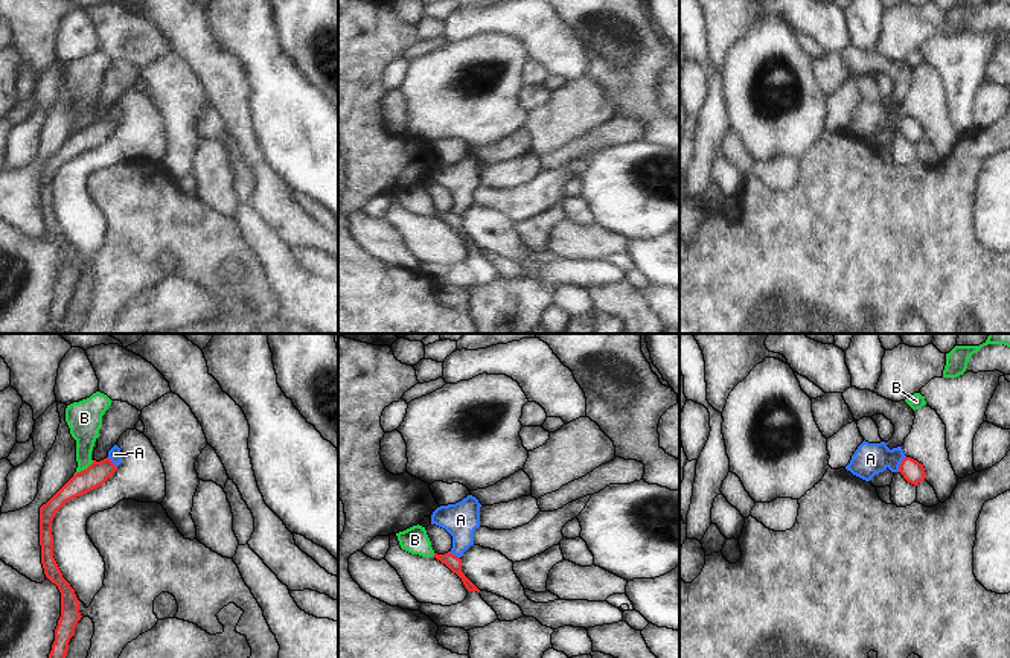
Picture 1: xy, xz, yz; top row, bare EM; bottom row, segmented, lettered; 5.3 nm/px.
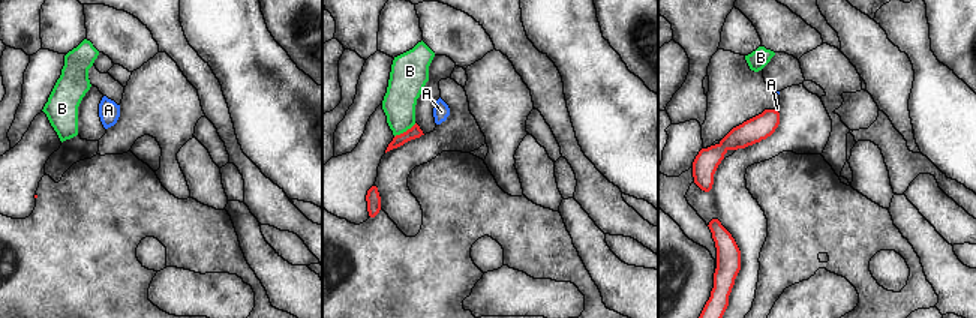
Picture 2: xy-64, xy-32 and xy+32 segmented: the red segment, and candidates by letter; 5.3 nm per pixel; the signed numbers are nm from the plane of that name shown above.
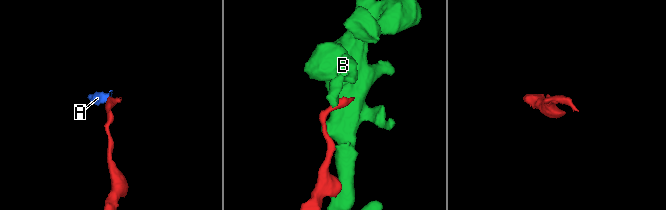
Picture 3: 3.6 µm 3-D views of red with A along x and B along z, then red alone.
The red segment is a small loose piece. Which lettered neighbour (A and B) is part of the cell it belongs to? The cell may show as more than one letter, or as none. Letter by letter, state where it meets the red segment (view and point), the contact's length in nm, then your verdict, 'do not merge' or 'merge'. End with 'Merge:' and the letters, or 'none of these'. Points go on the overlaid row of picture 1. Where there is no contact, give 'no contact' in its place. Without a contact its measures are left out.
A: meets red in yz at (901, 463); contact 100 nm long; do not merge
B: meets red in xy at (84, 469); contact 130 nm long; do not merge
Merge: none of these

